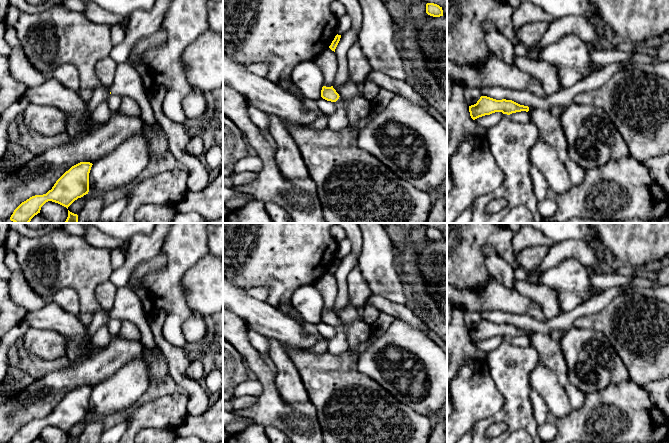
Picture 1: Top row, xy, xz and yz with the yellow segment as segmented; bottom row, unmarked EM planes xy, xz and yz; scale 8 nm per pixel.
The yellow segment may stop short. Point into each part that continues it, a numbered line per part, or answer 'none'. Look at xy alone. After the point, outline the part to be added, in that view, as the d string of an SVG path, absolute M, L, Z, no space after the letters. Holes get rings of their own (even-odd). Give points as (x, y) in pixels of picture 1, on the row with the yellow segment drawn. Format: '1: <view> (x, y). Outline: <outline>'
none

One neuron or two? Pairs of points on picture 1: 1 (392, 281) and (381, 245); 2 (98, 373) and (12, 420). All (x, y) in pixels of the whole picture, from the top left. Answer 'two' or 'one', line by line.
1: one
2: one

